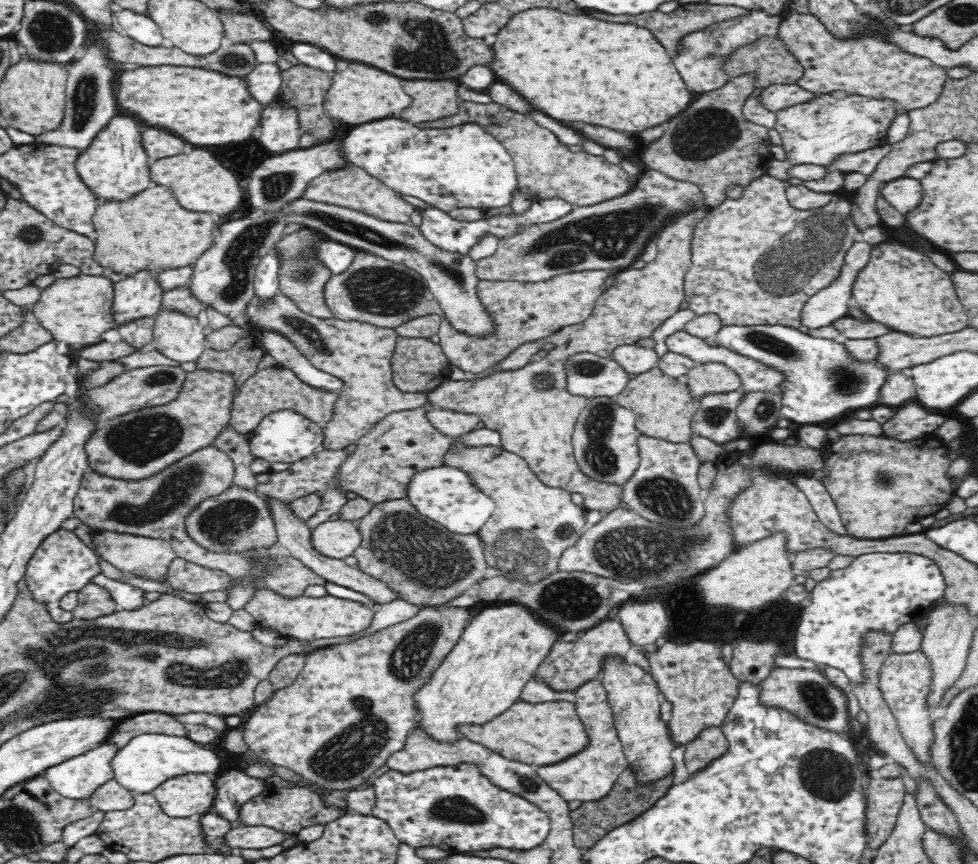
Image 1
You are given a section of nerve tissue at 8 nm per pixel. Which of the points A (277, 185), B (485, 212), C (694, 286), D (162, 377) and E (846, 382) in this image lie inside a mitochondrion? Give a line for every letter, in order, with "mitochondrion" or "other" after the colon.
A: mitochondrion
B: other
C: other
D: mitochondrion
E: mitochondrion

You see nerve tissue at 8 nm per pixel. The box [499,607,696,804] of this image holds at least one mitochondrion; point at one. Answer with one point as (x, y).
(527, 784)

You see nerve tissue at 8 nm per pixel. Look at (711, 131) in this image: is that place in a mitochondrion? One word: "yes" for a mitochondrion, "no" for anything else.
yes

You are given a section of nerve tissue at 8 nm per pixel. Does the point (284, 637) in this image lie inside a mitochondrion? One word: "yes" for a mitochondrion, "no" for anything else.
no

